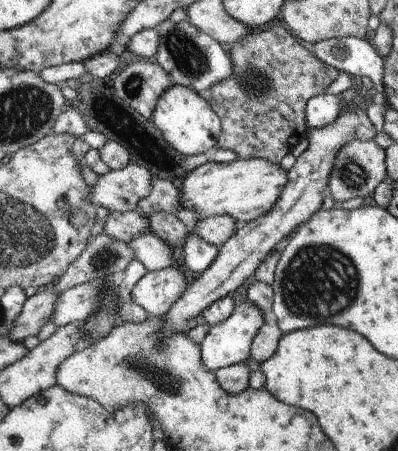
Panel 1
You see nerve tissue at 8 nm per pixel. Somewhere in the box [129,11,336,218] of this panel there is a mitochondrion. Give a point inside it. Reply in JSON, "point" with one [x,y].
{"point":[191,60]}

